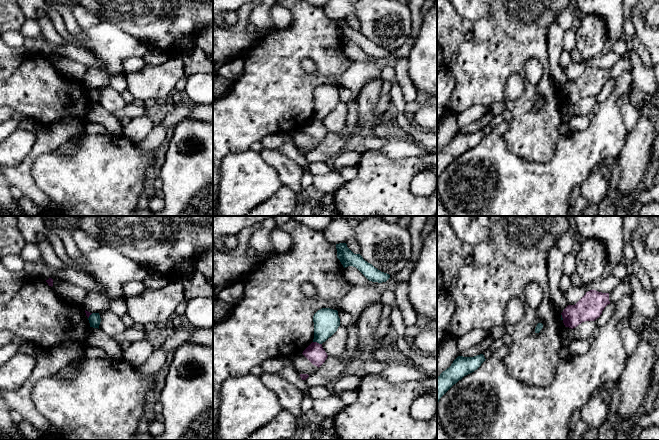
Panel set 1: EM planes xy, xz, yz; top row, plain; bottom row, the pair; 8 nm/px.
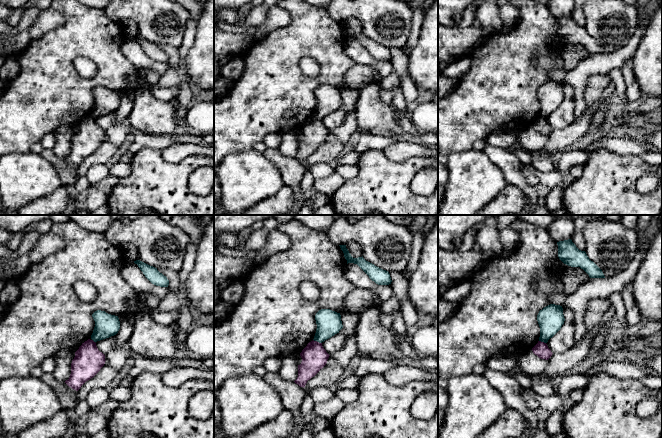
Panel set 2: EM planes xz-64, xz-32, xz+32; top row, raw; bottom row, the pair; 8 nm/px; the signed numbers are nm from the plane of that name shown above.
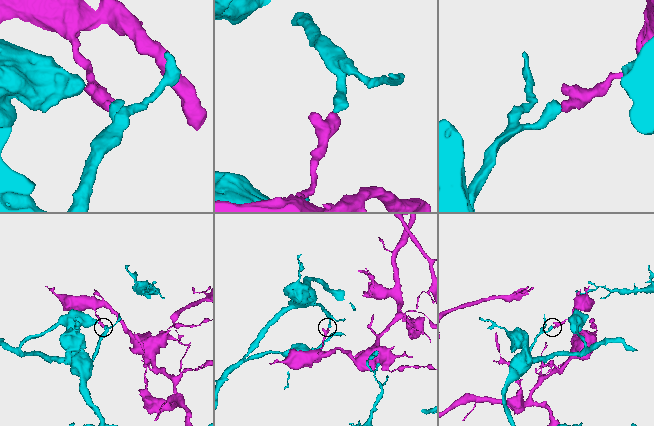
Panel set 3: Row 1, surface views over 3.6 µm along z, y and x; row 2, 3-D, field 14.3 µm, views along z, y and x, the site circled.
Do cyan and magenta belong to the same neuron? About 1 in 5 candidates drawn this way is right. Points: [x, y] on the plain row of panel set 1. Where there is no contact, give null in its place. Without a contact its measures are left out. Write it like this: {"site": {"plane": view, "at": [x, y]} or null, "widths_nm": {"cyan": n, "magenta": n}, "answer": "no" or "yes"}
{"site": {"plane": "xz", "at": [317, 118]}, "widths_nm": {"cyan": 200, "magenta": 150}, "answer": "no"}

